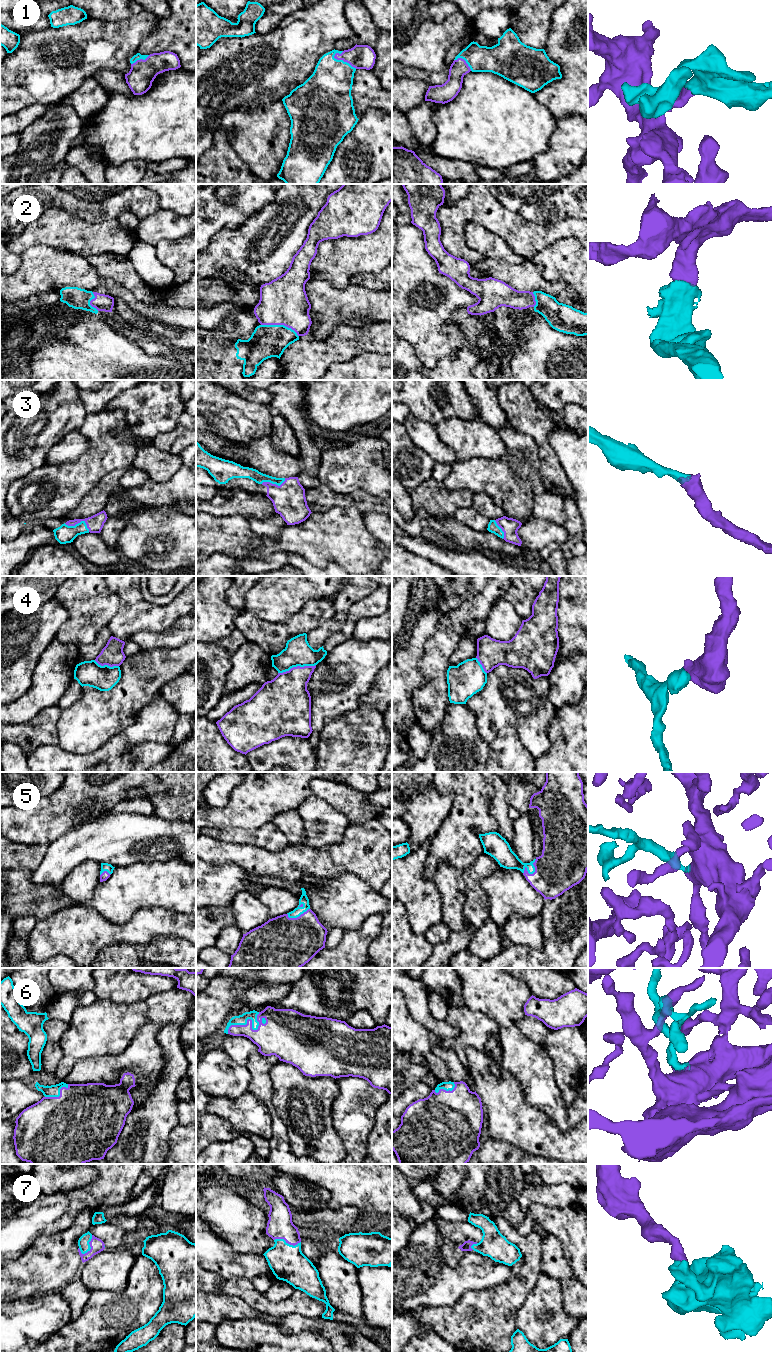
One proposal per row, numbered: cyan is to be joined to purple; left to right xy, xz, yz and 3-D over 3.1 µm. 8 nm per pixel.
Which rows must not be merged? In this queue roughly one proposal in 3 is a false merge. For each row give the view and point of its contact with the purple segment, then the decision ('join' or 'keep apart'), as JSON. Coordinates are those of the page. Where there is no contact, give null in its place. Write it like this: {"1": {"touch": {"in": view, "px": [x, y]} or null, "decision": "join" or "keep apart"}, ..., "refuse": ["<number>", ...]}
{"1": {"touch": {"in": "xz", "px": [344, 61]}, "decision": "join"}, "2": {"touch": {"in": "xz", "px": [280, 324]}, "decision": "join"}, "3": {"touch": {"in": "xy", "px": [79, 522]}, "decision": "join"}, "4": {"touch": {"in": "xz", "px": [297, 666]}, "decision": "keep apart"}, "5": {"touch": {"in": "yz", "px": [534, 872]}, "decision": "join"}, "6": {"touch": {"in": "xz", "px": [250, 1019]}, "decision": "join"}, "7": {"touch": {"in": "xy", "px": [90, 1246]}, "decision": "join"}, "refuse": ["4"]}

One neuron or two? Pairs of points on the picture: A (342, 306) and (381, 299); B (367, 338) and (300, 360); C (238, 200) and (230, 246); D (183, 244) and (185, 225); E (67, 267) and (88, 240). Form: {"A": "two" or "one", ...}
{"A": "one", "B": "one", "C": "two", "D": "two", "E": "two"}

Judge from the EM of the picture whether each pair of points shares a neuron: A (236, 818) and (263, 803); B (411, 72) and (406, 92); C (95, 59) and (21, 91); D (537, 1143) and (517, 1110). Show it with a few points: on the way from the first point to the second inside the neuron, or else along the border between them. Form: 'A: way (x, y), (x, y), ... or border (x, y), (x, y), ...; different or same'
A: way (243, 811), (249, 805), (256, 803); same
B: border (402, 77), (423, 80), (429, 85); different
C: way (77, 70), (58, 71), (54, 75), (39, 76); same
D: way (534, 1135), (517, 1118); same

